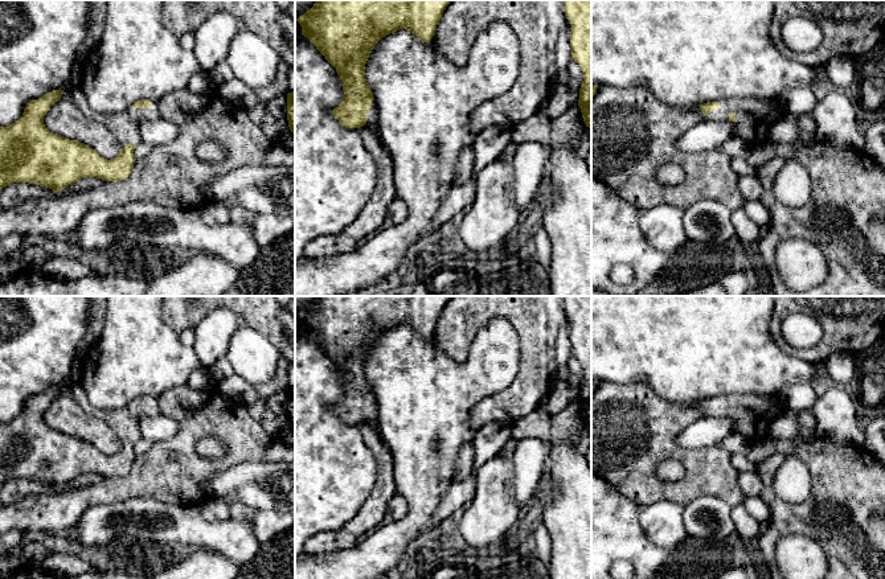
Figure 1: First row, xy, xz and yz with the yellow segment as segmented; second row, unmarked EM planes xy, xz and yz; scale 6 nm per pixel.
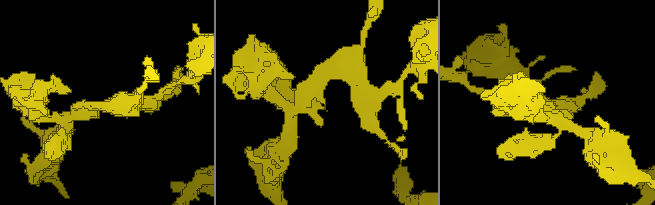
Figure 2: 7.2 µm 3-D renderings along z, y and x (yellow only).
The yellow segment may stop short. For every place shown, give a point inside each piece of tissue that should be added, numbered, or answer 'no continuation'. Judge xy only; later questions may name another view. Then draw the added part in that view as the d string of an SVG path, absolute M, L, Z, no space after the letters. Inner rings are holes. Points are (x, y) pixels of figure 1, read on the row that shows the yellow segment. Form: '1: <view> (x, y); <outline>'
1: xy (126, 126); M74 90L71 98L89 119L103 124L114 134L119 148L124 148L128 144L139 145L142 143L140 124L160 118L157 102L153 100L149 100L152 103L151 108L128 107L119 114L101 114L89 106L81 90Z

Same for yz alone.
1: yz (756, 116); M754 96L730 98L717 102L720 108L709 111L705 119L729 122L729 114L733 112L738 118L737 122L732 122L733 136L750 148L770 140L773 124L786 111L780 100L765 100Z

